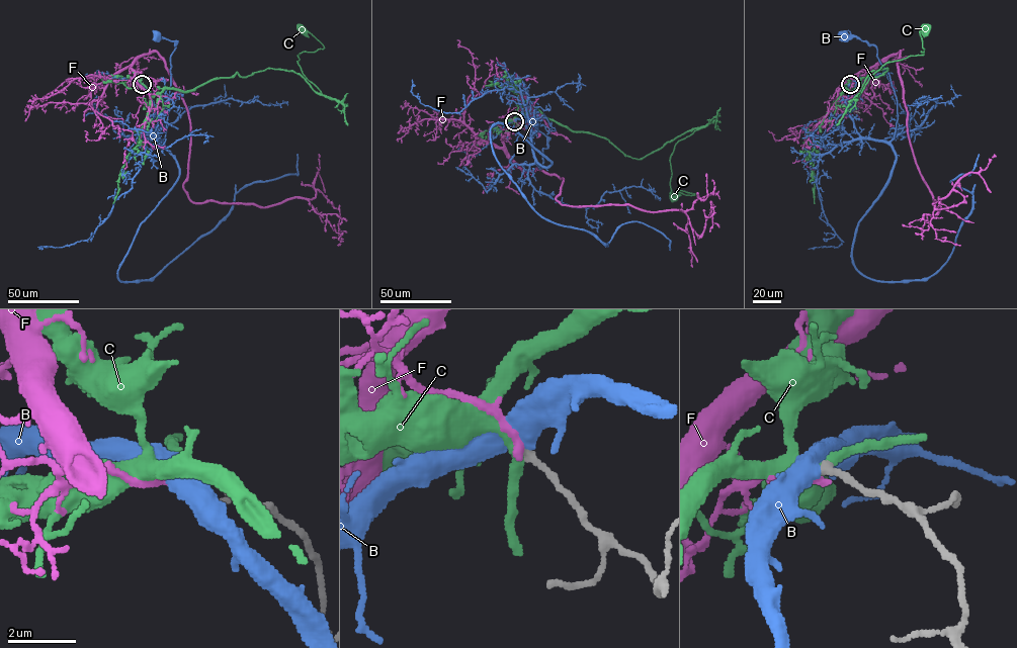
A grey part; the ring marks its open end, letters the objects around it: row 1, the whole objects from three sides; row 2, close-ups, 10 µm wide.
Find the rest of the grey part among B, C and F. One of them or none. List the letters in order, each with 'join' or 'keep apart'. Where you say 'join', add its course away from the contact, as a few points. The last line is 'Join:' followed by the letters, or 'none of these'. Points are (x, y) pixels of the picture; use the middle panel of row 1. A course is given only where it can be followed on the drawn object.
B: keep apart
C: keep apart
F: join | via (514, 121), (504, 151), (525, 171), (563, 178), (561, 203), (682, 210), (700, 236), (711, 202), (709, 232)
Join: F

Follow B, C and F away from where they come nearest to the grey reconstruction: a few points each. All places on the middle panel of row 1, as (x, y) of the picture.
B: (515, 121), (529, 118), (534, 162), (541, 168), (547, 137), (531, 125), (528, 114)
C: (514, 121), (545, 116), (640, 159), (701, 127), (670, 158), (670, 194), (696, 194), (673, 196)
F: (514, 121), (504, 151), (525, 171), (563, 178), (561, 203), (682, 210), (700, 236), (711, 202), (709, 232)

